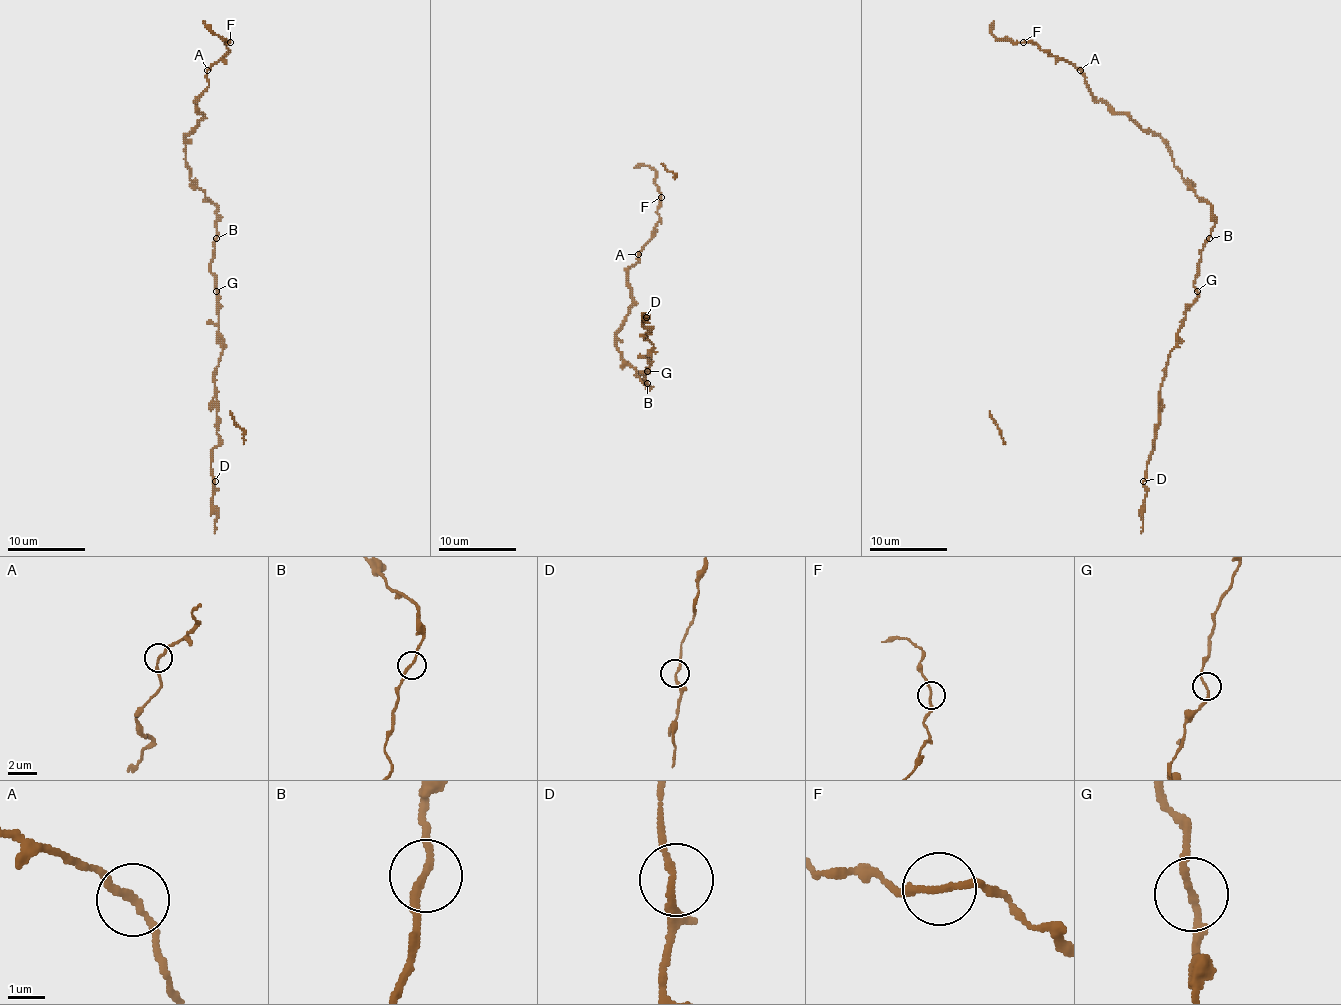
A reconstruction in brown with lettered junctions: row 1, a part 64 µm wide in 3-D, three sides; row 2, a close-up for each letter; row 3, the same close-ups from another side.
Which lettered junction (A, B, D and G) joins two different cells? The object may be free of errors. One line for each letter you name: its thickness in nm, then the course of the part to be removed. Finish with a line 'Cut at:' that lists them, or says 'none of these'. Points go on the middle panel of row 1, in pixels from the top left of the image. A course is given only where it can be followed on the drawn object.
Cut at: none of these

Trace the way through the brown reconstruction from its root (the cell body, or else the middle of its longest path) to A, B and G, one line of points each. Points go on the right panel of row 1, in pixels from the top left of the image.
A: (1199, 267), (1203, 244), (1215, 225), (1213, 207), (1182, 176), (1166, 141), (1098, 101), (1081, 69)
B: (1199, 267), (1203, 244), (1209, 238)
G: (1199, 267), (1193, 285), (1197, 291)

